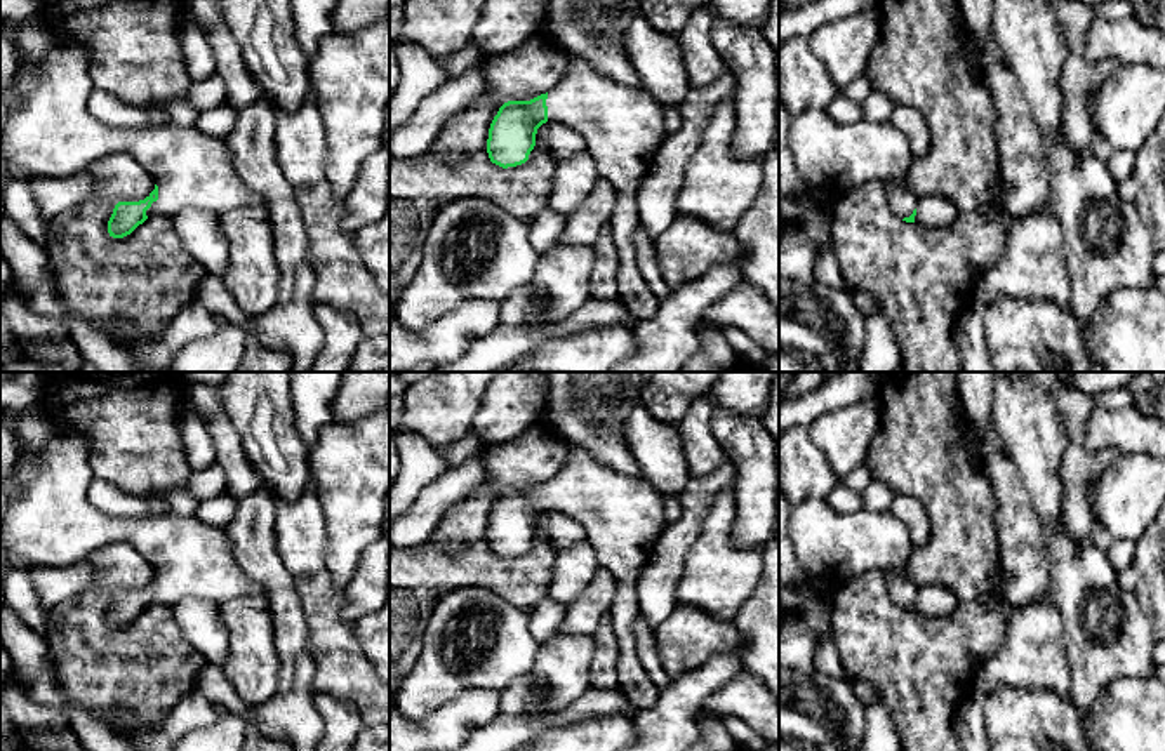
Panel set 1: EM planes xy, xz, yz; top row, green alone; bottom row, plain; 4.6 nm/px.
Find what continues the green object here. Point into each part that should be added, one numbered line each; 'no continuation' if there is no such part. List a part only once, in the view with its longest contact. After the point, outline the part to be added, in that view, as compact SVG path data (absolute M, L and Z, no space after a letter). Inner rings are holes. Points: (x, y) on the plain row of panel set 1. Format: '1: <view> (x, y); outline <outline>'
1: xy (51, 522); outline M0 414L0 483L7 487L0 548L9 553L16 568L73 565L104 546L127 544L136 548L158 575L158 589L151 593L146 605L174 607L186 598L212 600L221 605L242 596L264 596L263 588L236 565L224 528L172 511L137 518L116 518L103 513L87 497L87 488L96 476L89 462L89 447L77 433L54 431L40 450L37 475L26 487L21 487L14 475L23 452L16 421L17 415Z

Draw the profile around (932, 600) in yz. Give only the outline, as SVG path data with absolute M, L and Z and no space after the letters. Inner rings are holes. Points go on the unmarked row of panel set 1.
M920 584L915 612L925 619L946 619L958 605L956 595L942 584Z

